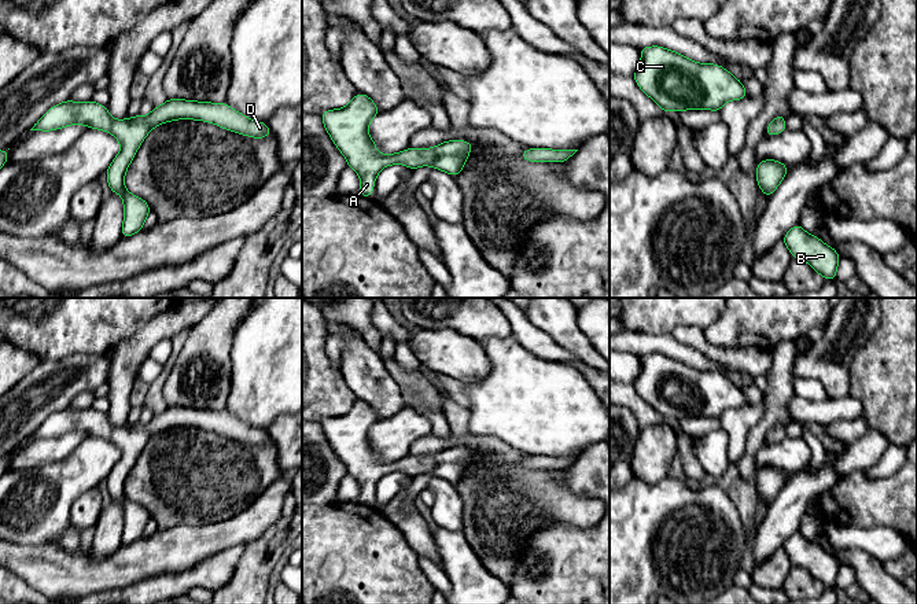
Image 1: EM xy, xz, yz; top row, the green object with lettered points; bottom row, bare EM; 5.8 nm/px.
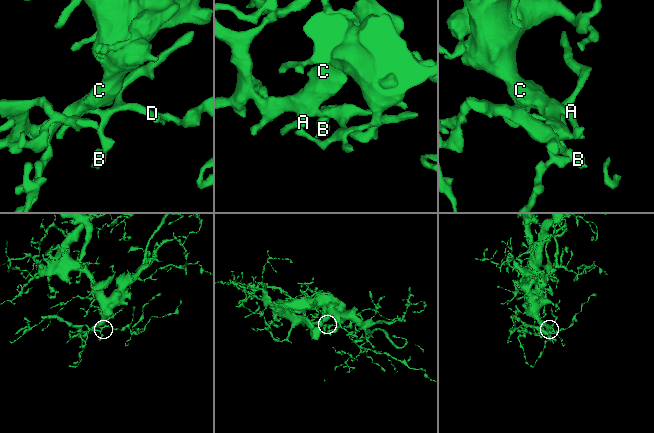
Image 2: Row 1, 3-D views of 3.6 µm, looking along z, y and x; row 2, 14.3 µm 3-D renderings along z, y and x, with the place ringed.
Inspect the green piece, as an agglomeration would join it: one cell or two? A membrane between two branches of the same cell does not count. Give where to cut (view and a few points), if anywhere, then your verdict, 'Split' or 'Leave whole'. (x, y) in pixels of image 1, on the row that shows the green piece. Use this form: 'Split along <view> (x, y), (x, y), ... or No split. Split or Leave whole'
No split. Leave whole

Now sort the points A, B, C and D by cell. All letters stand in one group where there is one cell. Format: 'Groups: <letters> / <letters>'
Groups: A B C D

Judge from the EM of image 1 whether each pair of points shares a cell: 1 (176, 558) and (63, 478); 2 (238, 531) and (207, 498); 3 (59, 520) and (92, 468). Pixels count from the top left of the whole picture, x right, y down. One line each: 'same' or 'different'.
1: different
2: different
3: same

